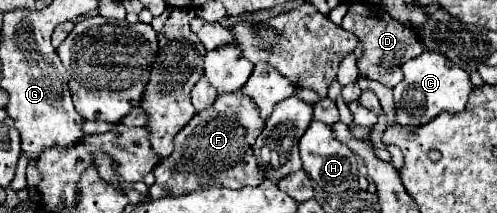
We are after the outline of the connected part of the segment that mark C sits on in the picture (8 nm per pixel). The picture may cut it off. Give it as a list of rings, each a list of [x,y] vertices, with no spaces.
[[[422,53],[418,59],[406,61],[402,65],[402,73],[404,73],[404,79],[394,87],[394,107],[396,107],[396,123],[398,125],[402,125],[402,127],[420,127],[420,125],[428,123],[430,119],[434,119],[436,115],[444,113],[444,111],[448,111],[448,113],[464,111],[468,95],[472,91],[470,77],[464,69],[450,63],[444,55],[440,55],[440,53]]]

